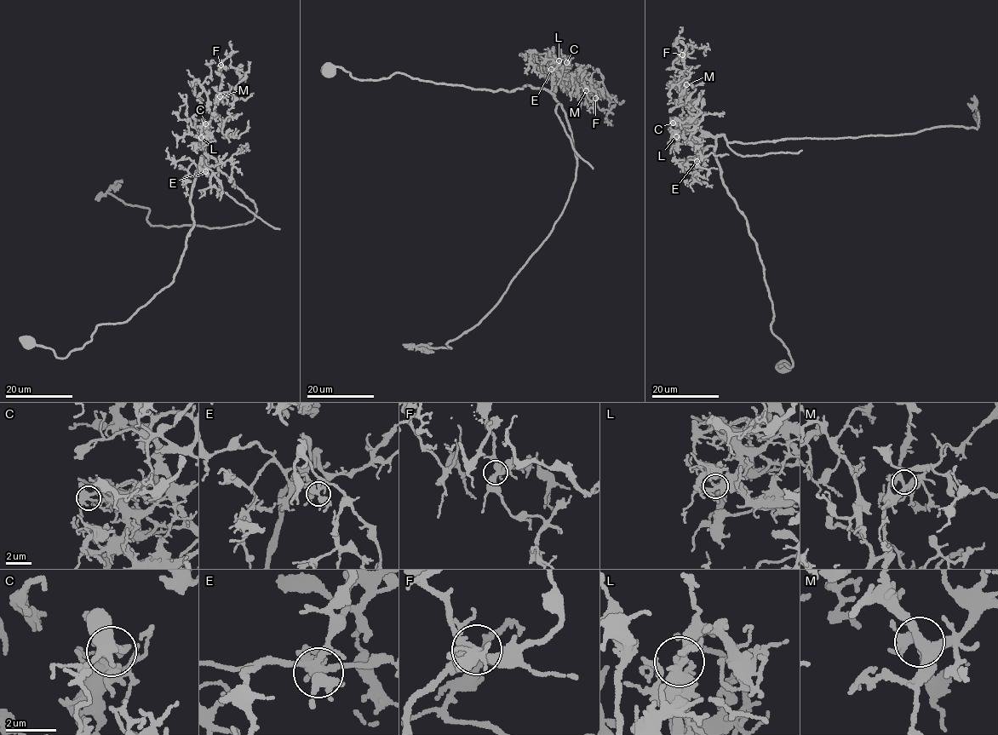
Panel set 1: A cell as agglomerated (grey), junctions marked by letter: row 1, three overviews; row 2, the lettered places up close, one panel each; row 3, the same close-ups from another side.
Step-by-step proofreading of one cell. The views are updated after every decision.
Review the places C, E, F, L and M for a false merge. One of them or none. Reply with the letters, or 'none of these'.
C

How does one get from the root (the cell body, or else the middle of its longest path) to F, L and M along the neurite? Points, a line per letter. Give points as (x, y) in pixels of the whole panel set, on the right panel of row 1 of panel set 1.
F: (782, 366), (793, 364), (771, 329), (757, 245), (673, 66), (682, 54)
L: (782, 366), (791, 367), (791, 357), (771, 329), (774, 312), (757, 245), (722, 178), (715, 138), (676, 136)
M: (782, 366), (793, 364), (771, 329), (774, 312), (757, 245), (722, 178), (715, 138), (696, 123), (686, 84)

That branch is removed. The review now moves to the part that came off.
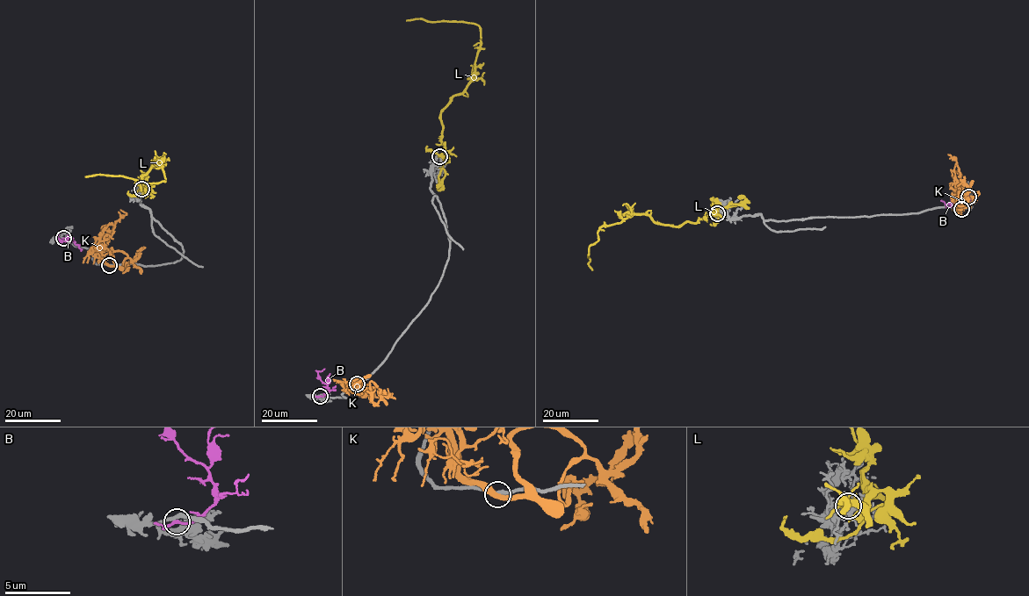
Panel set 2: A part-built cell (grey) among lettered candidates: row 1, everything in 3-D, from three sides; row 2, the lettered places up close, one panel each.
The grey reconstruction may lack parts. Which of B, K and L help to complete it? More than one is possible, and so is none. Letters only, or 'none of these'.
none of these

